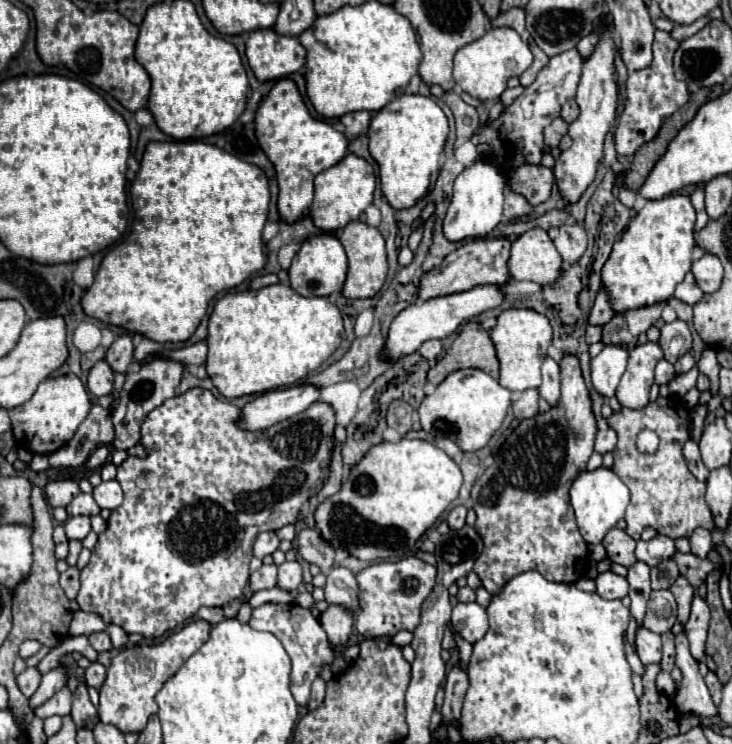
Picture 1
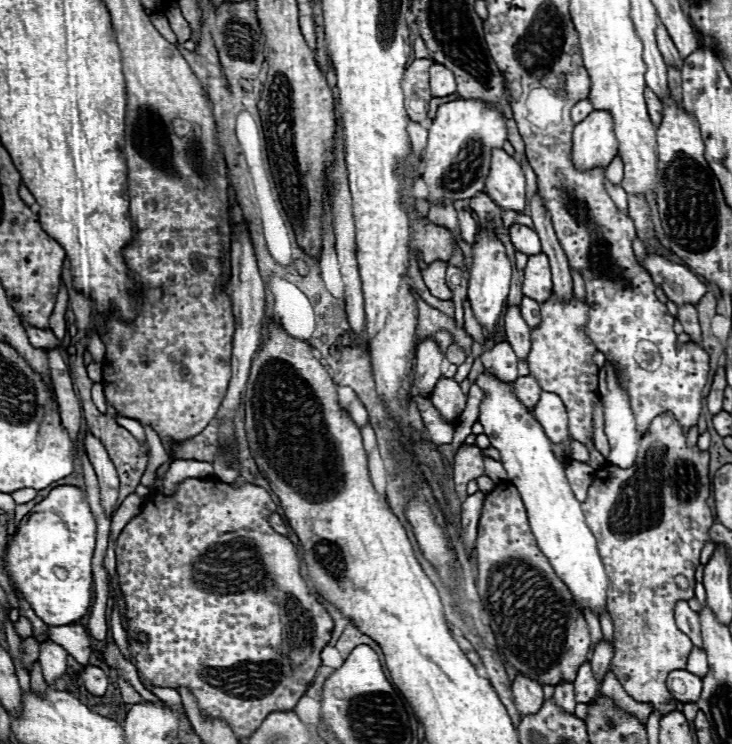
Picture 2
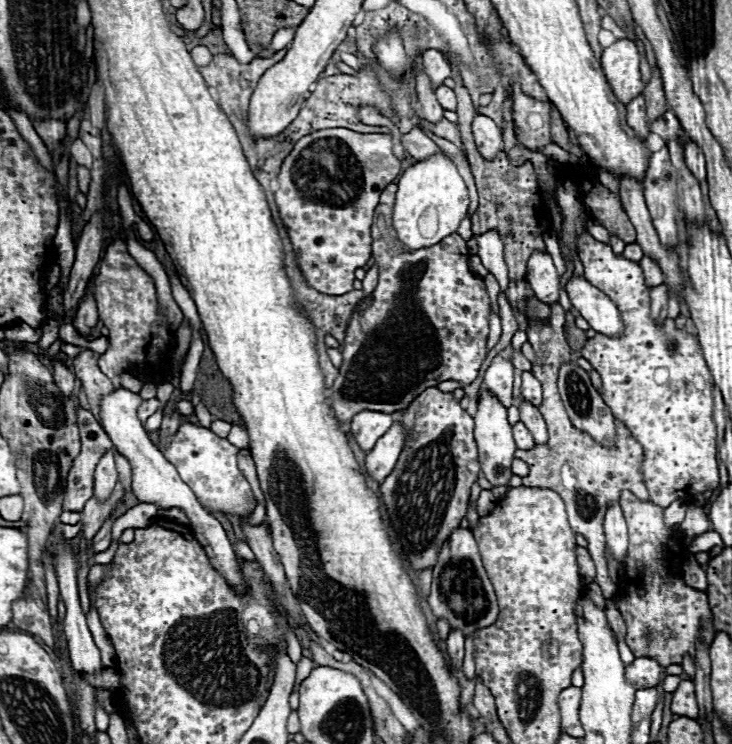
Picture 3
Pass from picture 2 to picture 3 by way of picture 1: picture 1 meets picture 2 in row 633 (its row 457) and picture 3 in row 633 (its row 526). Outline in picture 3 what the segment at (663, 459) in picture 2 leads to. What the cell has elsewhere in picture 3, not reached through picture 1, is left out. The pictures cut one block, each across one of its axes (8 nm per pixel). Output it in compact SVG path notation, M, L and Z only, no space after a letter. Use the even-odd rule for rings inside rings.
M630 492L622 494L620 506L630 534L628 556L618 582L618 592L624 592L624 600L616 602L626 622L626 644L636 658L650 656L664 668L680 664L684 654L694 656L694 642L700 628L704 628L702 636L708 644L714 638L708 596L684 584L682 562L688 550L684 550L680 536L664 526L664 508L652 502L640 502ZM648 630L652 630L650 636Z

